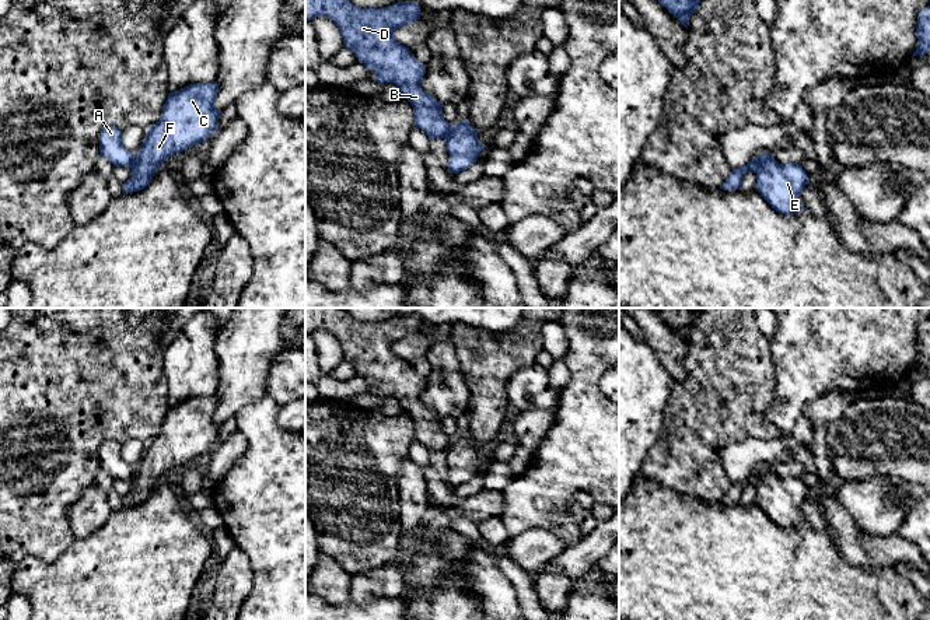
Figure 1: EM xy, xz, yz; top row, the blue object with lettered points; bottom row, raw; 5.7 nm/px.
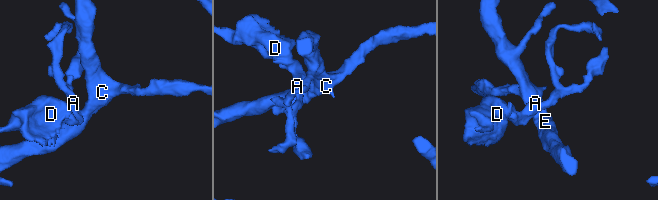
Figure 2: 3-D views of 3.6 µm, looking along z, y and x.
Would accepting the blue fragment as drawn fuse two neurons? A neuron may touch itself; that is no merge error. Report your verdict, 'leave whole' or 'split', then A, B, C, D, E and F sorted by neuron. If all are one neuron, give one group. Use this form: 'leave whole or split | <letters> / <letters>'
split | A B D / C E F

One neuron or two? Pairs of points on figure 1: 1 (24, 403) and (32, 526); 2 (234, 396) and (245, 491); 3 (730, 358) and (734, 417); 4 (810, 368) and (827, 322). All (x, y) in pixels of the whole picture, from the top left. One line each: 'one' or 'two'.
1: one
2: two
3: one
4: one

